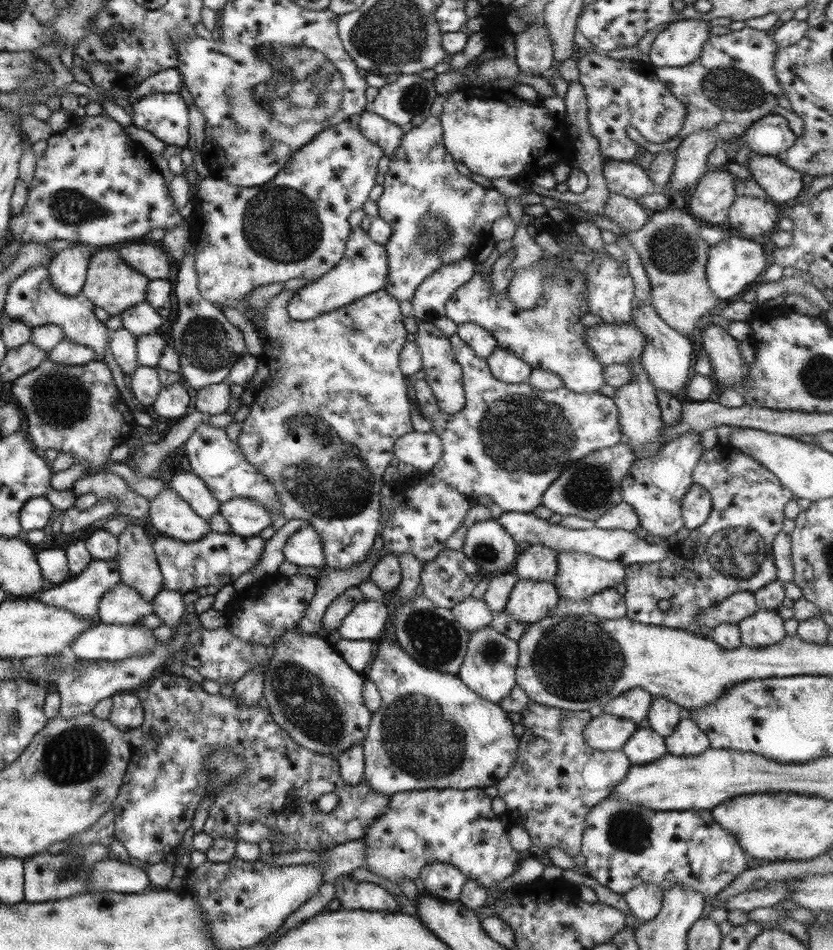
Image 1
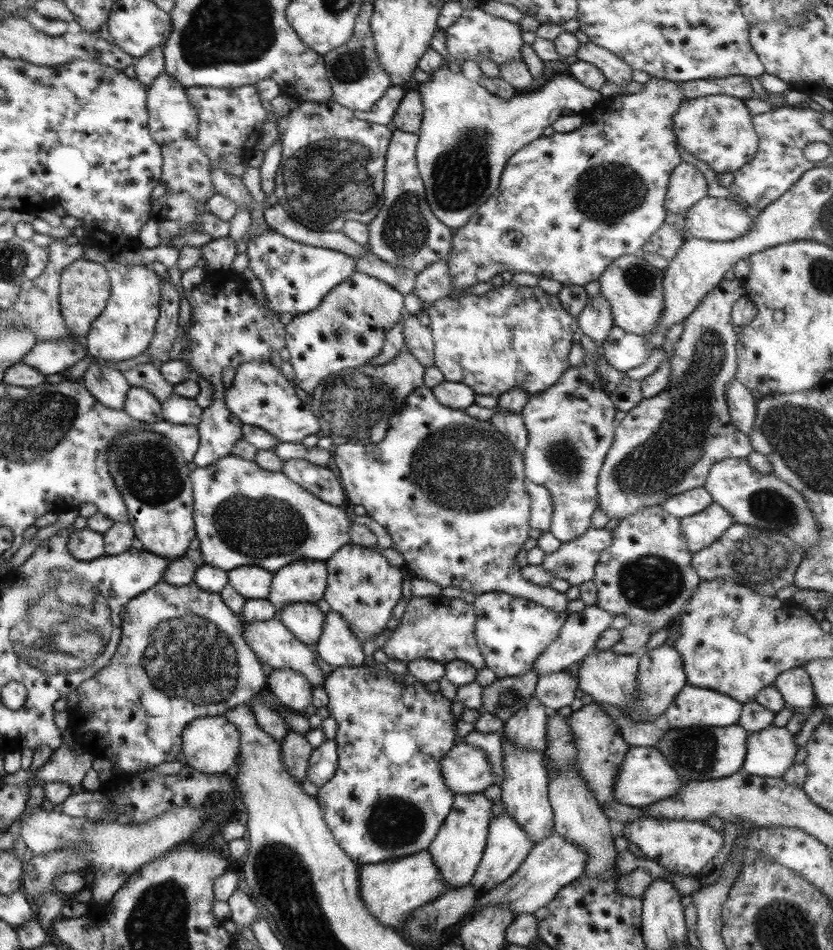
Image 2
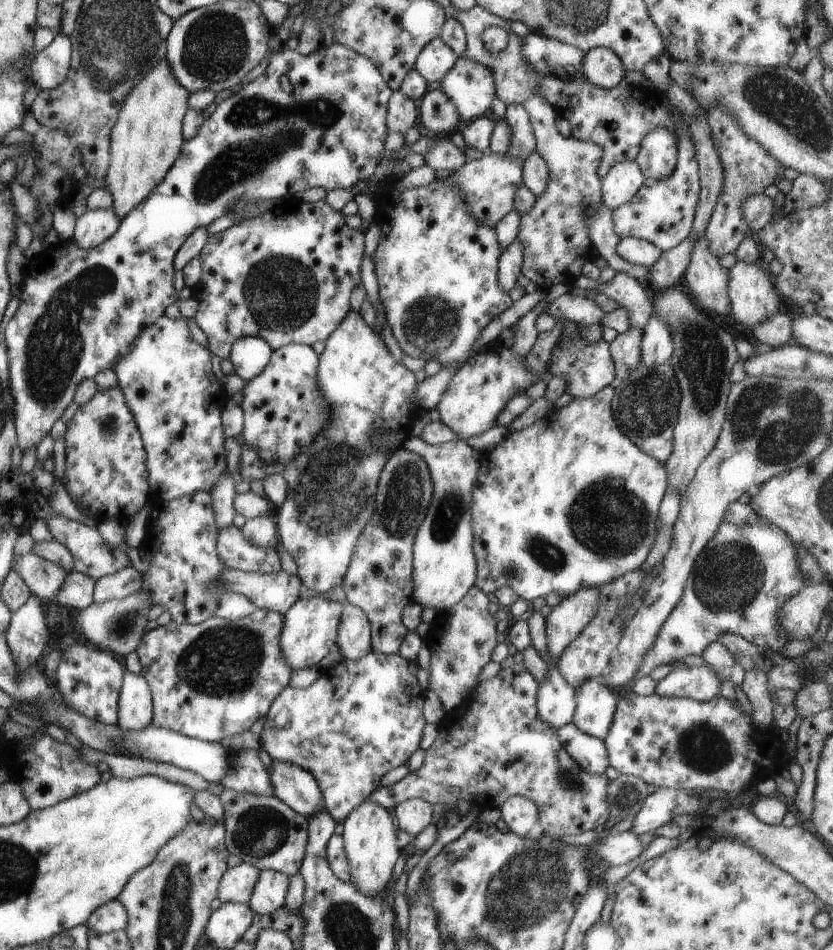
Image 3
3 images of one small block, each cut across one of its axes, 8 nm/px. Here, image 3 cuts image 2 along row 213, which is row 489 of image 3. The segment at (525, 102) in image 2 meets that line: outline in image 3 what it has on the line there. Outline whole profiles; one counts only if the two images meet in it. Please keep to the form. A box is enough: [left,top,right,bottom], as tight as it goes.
[402,436,480,613]

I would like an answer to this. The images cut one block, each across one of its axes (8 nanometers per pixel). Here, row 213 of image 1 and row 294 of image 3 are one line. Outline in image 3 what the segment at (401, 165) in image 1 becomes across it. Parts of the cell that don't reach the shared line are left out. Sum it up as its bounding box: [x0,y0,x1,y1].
[372,178,511,368]

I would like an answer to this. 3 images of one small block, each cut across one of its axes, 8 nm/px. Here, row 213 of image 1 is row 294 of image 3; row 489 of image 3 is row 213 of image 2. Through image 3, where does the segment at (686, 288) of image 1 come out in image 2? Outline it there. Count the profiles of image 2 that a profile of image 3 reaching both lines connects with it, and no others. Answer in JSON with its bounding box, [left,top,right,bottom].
[665,162,707,217]

